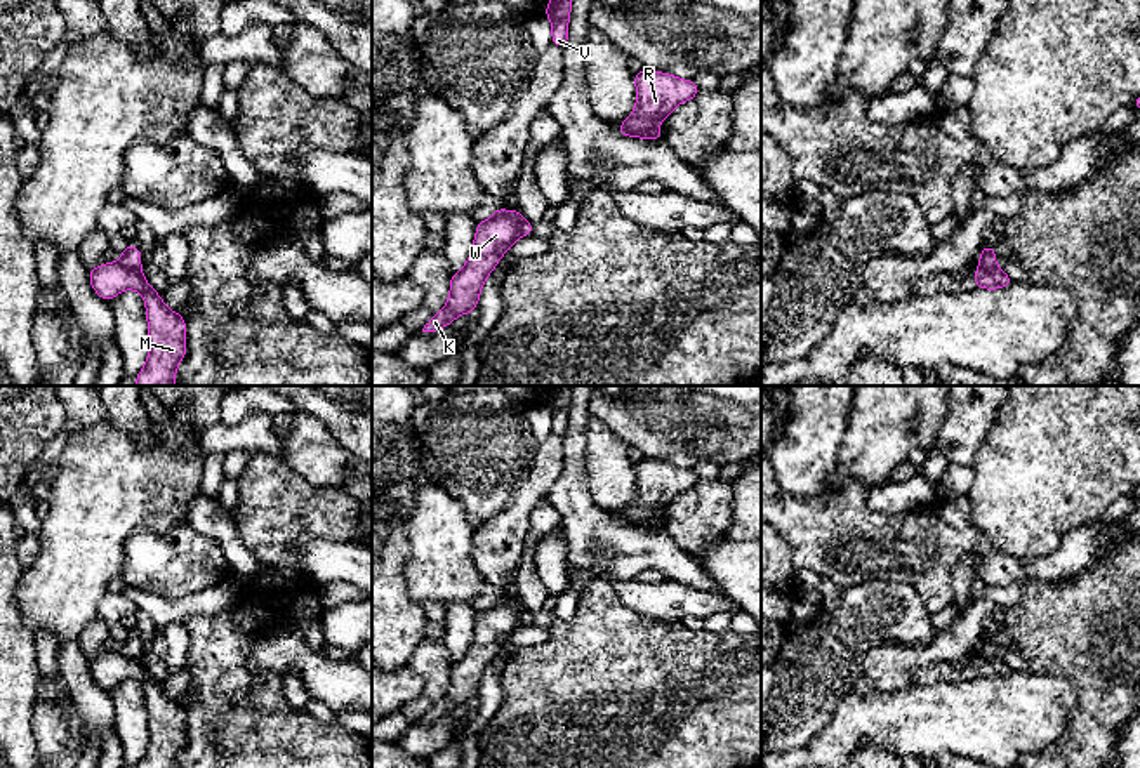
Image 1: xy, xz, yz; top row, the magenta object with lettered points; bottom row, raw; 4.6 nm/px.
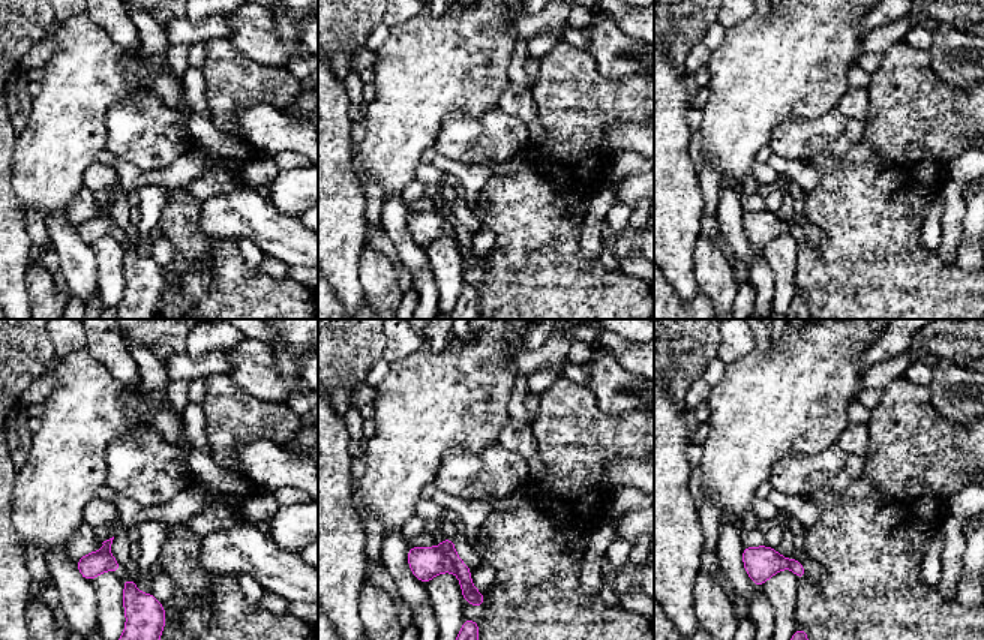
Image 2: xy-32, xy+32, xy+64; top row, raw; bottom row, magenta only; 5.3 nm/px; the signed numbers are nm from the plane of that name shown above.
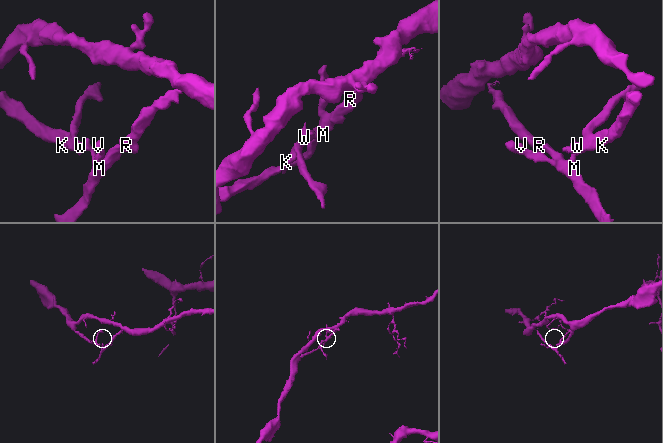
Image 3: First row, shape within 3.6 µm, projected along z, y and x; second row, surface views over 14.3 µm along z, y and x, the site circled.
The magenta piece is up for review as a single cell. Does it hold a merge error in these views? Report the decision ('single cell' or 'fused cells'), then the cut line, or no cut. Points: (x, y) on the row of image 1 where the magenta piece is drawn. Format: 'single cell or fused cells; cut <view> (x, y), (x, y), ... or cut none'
fused cells; cut xy (119, 263), (141, 275)

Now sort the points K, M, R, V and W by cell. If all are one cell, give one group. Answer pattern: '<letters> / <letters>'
K W / M R V

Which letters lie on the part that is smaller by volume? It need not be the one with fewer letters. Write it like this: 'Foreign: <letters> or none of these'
Foreign: M, R, V

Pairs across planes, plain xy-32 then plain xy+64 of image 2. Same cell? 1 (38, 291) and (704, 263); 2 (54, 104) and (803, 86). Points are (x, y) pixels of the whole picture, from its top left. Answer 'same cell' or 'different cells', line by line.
1: same cell
2: same cell

